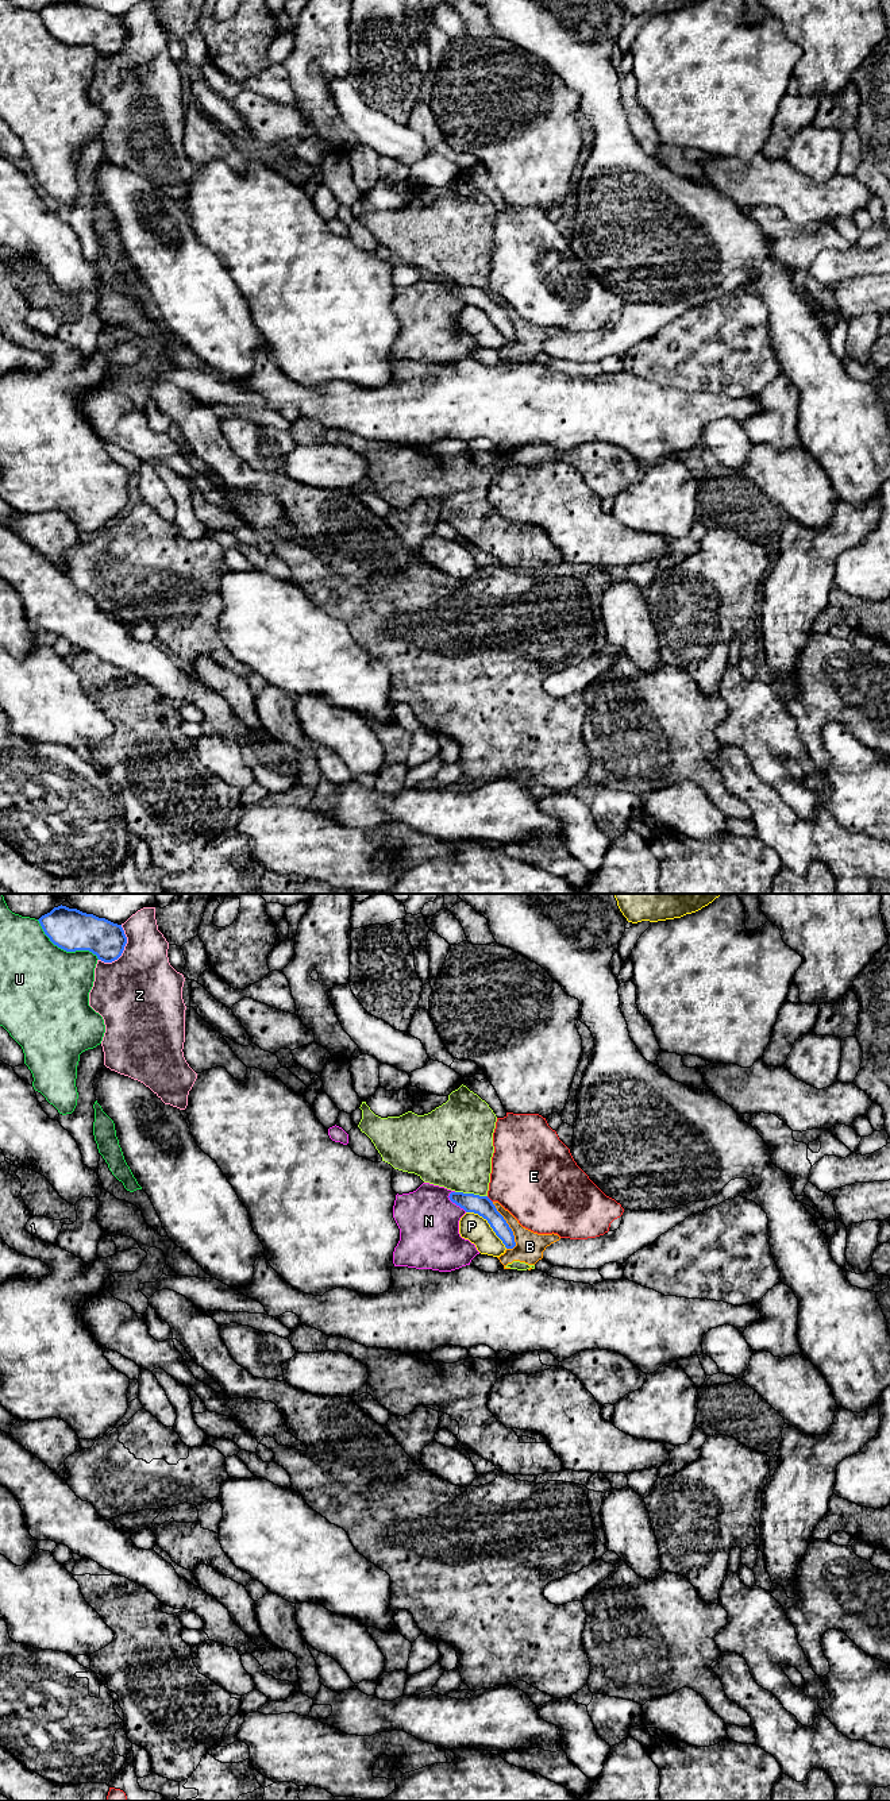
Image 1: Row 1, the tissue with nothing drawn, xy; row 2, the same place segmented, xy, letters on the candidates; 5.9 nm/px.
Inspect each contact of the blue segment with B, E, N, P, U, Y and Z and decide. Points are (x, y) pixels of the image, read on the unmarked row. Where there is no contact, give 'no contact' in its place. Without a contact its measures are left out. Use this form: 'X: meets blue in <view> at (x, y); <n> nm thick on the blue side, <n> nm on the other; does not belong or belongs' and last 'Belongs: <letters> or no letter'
B: meets blue in xy at (508, 319); 120 nm thick on the blue side, 170 nm on the other; does not belong
E: meets blue in xy at (489, 292); 120 nm thick on the blue side, 420 nm on the other; does not belong
N: meets blue in xy at (454, 294); 120 nm thick on the blue side, 360 nm on the other; does not belong
P: meets blue in xy at (489, 316); 120 nm thick on the blue side, 160 nm on the other; does not belong
U: meets blue in xy at (65, 42); 260 nm thick on the blue side, 480 nm on the other; does not belong
Y: meets blue in xy at (472, 286); 120 nm thick on the blue side, 420 nm on the other; does not belong
Z: meets blue in xy at (123, 42); 220 nm thick on the blue side, 440 nm on the other; does not belong
Belongs: no letter

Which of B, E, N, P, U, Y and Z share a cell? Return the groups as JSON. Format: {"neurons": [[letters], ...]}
{"neurons": [["B", "Y"], ["E"], ["N"], ["P"], ["U"], ["Z"]]}

